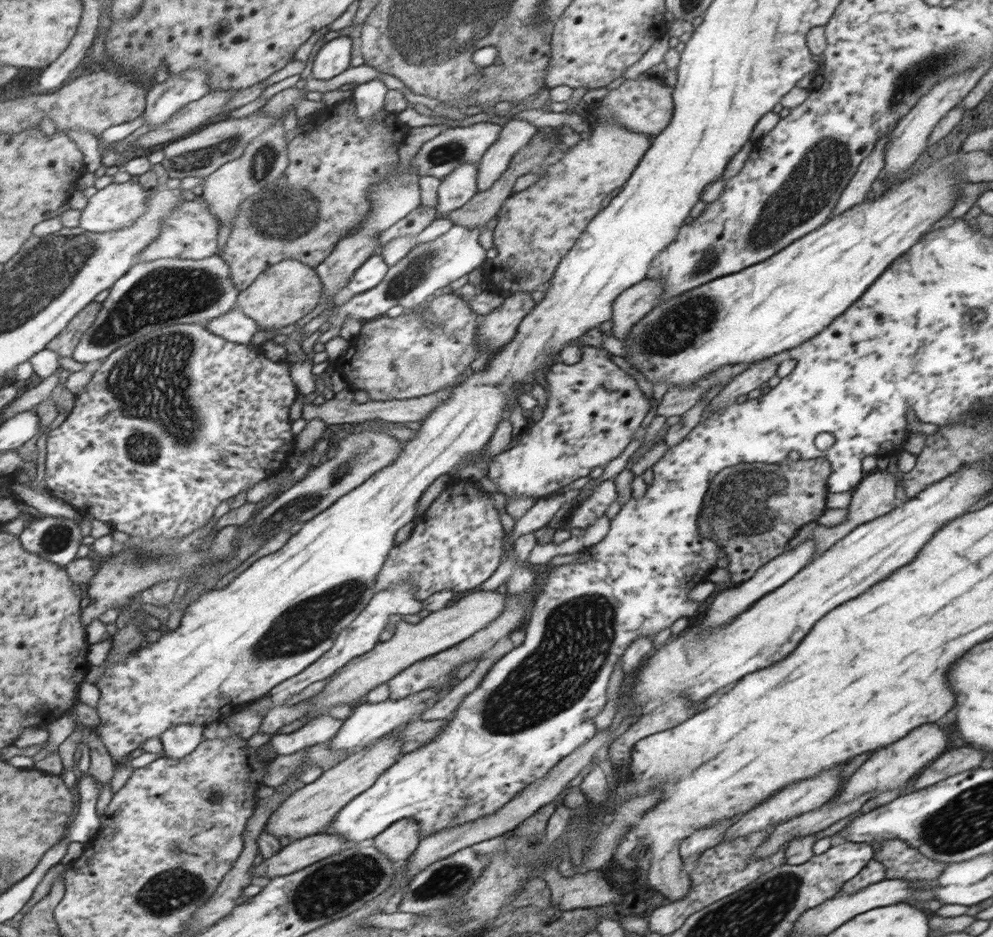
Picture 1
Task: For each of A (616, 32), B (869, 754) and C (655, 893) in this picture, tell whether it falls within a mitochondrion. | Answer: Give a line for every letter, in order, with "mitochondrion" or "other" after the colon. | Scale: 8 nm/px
A: other
B: other
C: other

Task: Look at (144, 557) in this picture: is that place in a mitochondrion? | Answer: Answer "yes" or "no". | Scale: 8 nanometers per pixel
yes

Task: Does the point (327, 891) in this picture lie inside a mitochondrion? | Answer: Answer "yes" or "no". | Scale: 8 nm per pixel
yes

